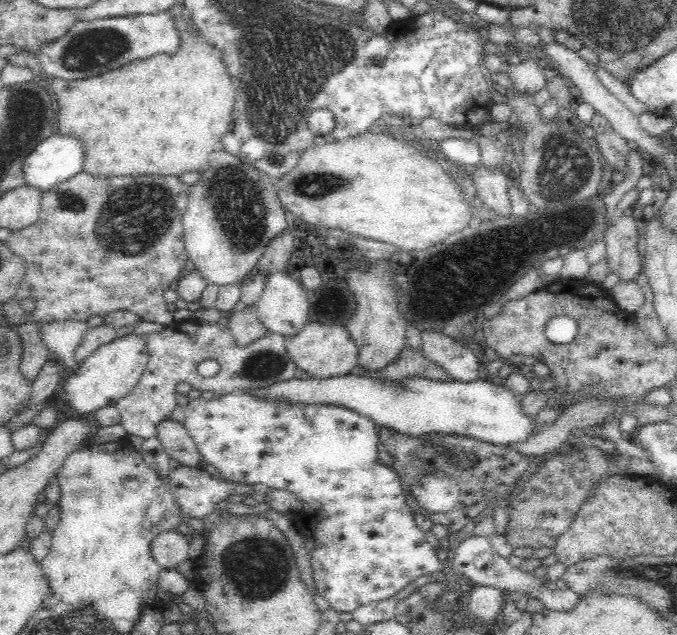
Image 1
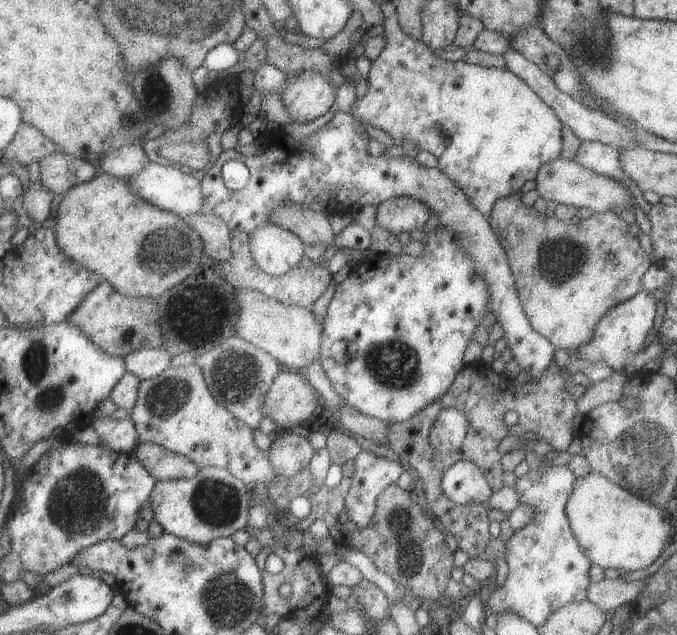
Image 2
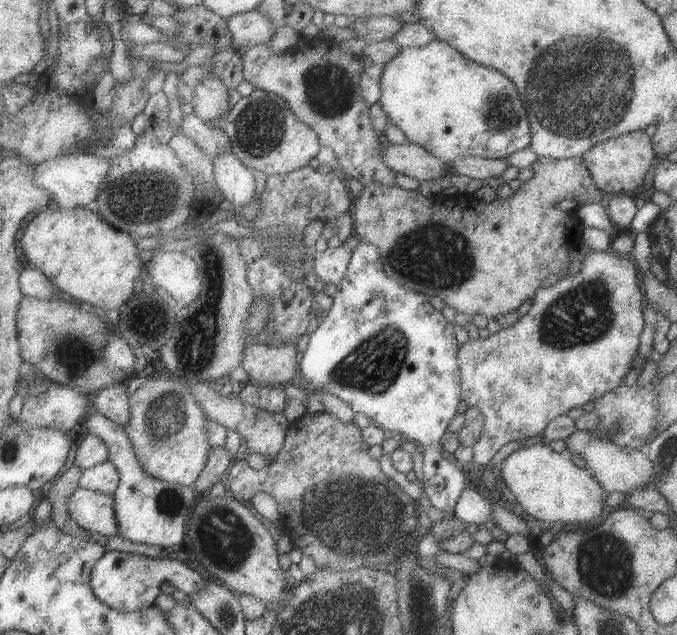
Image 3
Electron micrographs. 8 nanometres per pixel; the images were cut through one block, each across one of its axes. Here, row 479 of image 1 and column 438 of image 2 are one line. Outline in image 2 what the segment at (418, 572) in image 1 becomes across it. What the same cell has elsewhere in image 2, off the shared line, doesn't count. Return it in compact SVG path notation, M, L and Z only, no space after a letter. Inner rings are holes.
M438 226L436 232L434 230L432 232L430 230L424 231L429 241L425 245L425 254L423 256L412 256L405 252L400 255L387 252L383 255L374 256L368 263L360 262L354 265L348 280L337 284L336 292L324 319L326 330L324 330L324 350L321 361L324 363L328 378L332 381L336 392L340 396L344 396L348 403L364 412L364 414L381 418L391 424L406 422L414 418L418 412L426 410L431 404L445 398L450 384L456 378L456 374L462 371L462 368L466 365L462 362L464 362L464 352L468 348L468 342L474 338L474 332L477 332L478 326L482 326L484 316L490 312L488 308L490 289L487 281L482 280L476 274L475 261L470 258L470 254L464 252L462 242L458 242L458 238L450 232L450 228Z

